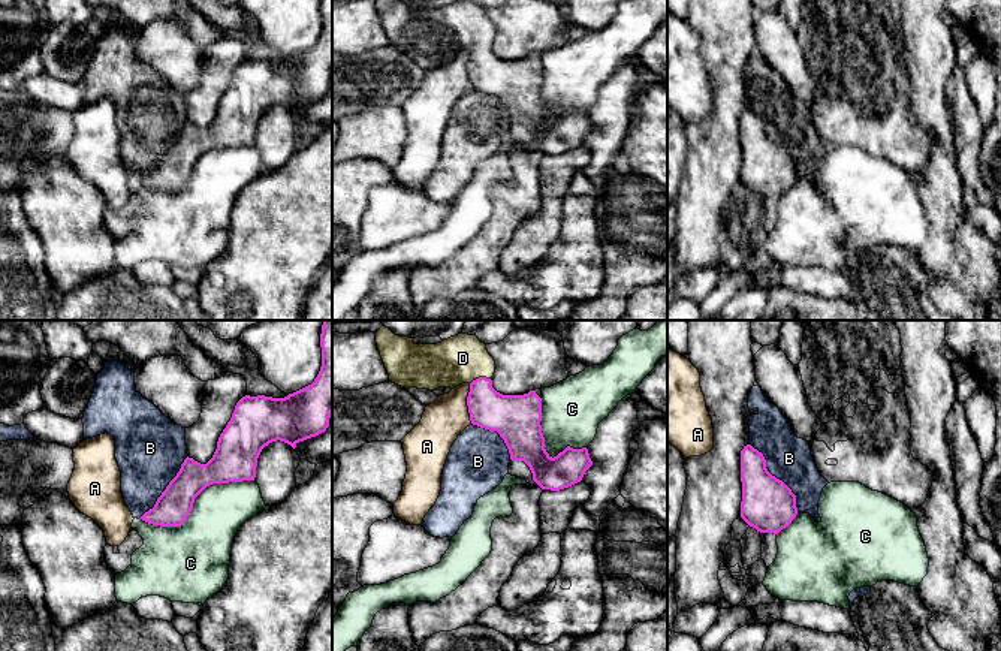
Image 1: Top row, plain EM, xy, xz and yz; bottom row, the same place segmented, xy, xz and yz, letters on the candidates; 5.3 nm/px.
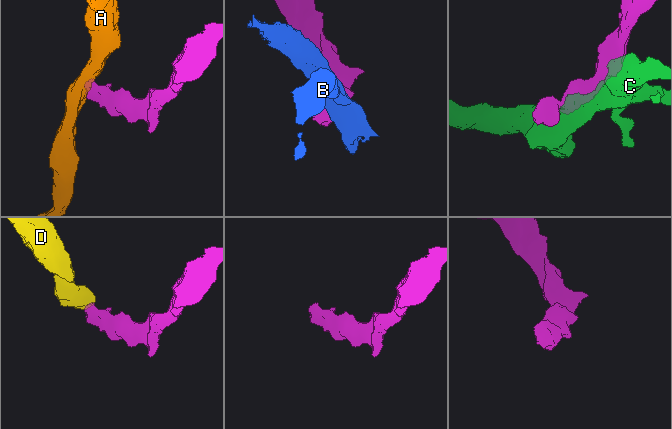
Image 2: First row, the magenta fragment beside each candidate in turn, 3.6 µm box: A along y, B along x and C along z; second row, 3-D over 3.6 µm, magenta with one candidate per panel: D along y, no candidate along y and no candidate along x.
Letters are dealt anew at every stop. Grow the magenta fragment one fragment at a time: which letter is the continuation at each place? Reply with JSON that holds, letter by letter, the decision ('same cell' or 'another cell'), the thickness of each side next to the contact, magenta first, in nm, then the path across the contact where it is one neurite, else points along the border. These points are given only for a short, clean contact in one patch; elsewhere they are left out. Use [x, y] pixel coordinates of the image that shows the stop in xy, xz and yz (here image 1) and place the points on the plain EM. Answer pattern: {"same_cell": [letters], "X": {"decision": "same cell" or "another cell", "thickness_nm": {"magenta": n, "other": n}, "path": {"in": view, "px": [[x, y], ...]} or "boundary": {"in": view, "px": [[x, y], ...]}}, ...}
{"same_cell": ["D"], "A": {"decision": "another cell", "thickness_nm": {"magenta": 220, "other": 220}, "boundary": {"in": "xz", "px": [[469, 48], [467, 77], [472, 87]]}}, "B": {"decision": "another cell", "thickness_nm": {"magenta": 300, "other": 240}}, "C": {"decision": "another cell", "thickness_nm": {"magenta": 190, "other": 320}}, "D": {"decision": "same cell", "thickness_nm": {"magenta": 220, "other": 260}, "path": {"in": "xz", "px": [[488, 74], [482, 63], [479, 42], [458, 24]]}}}

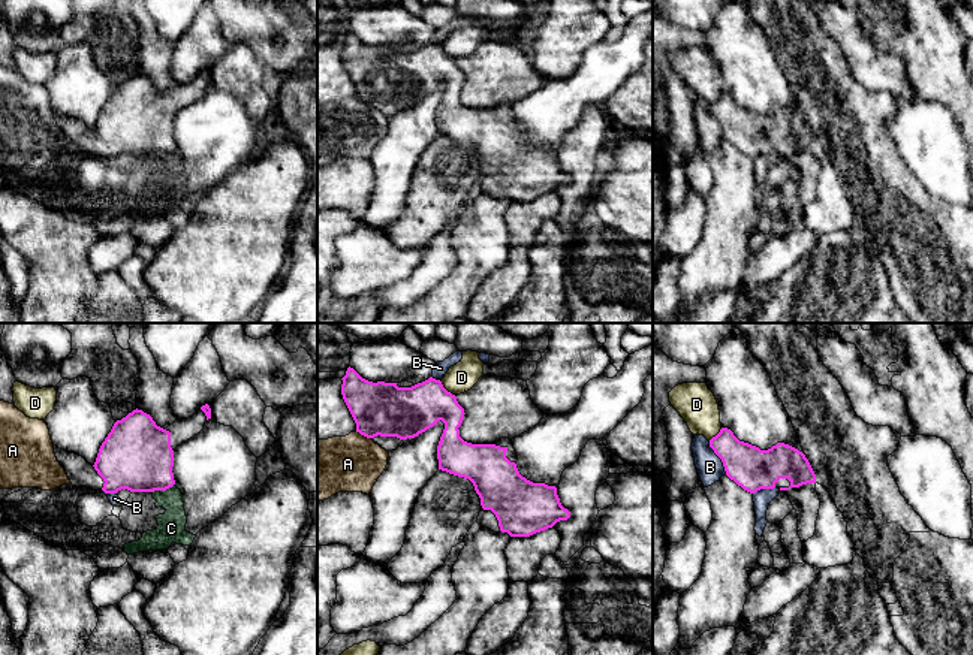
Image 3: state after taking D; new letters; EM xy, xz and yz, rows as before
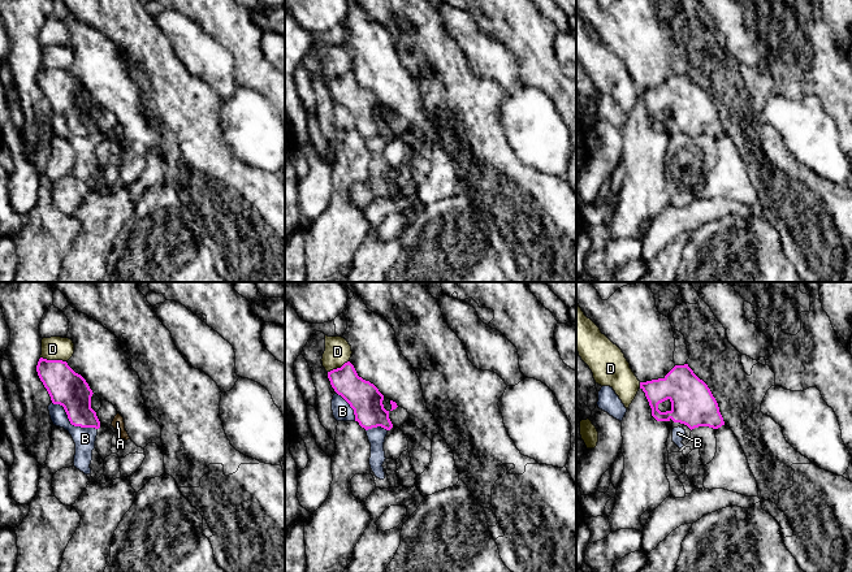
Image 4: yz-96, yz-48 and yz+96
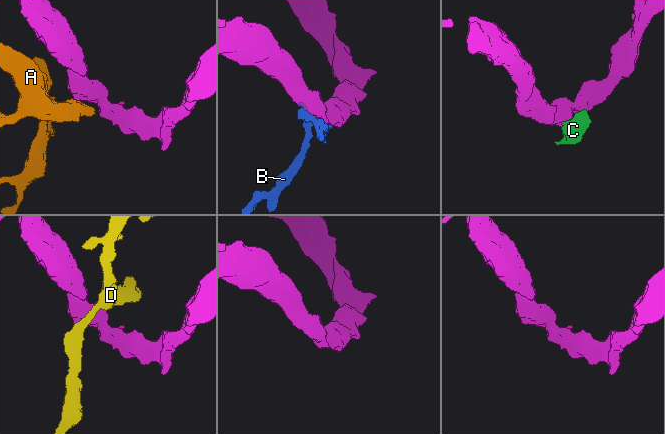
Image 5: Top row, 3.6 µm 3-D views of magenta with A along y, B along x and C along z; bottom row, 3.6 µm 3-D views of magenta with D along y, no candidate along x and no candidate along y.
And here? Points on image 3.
{"same_cell": [], "A": {"decision": "another cell", "thickness_nm": {"magenta": 280, "other": 300}, "boundary": {"in": "xz", "px": [[355, 96], [370, 103]]}}, "B": {"decision": "another cell", "thickness_nm": {"magenta": 220, "other": 140}}, "C": {"decision": "another cell", "thickness_nm": {"magenta": 380, "other": 150}, "boundary": {"in": "xy", "px": [[174, 148], [151, 157]]}}, "D": {"decision": "another cell", "thickness_nm": {"magenta": 280, "other": 160}}}

